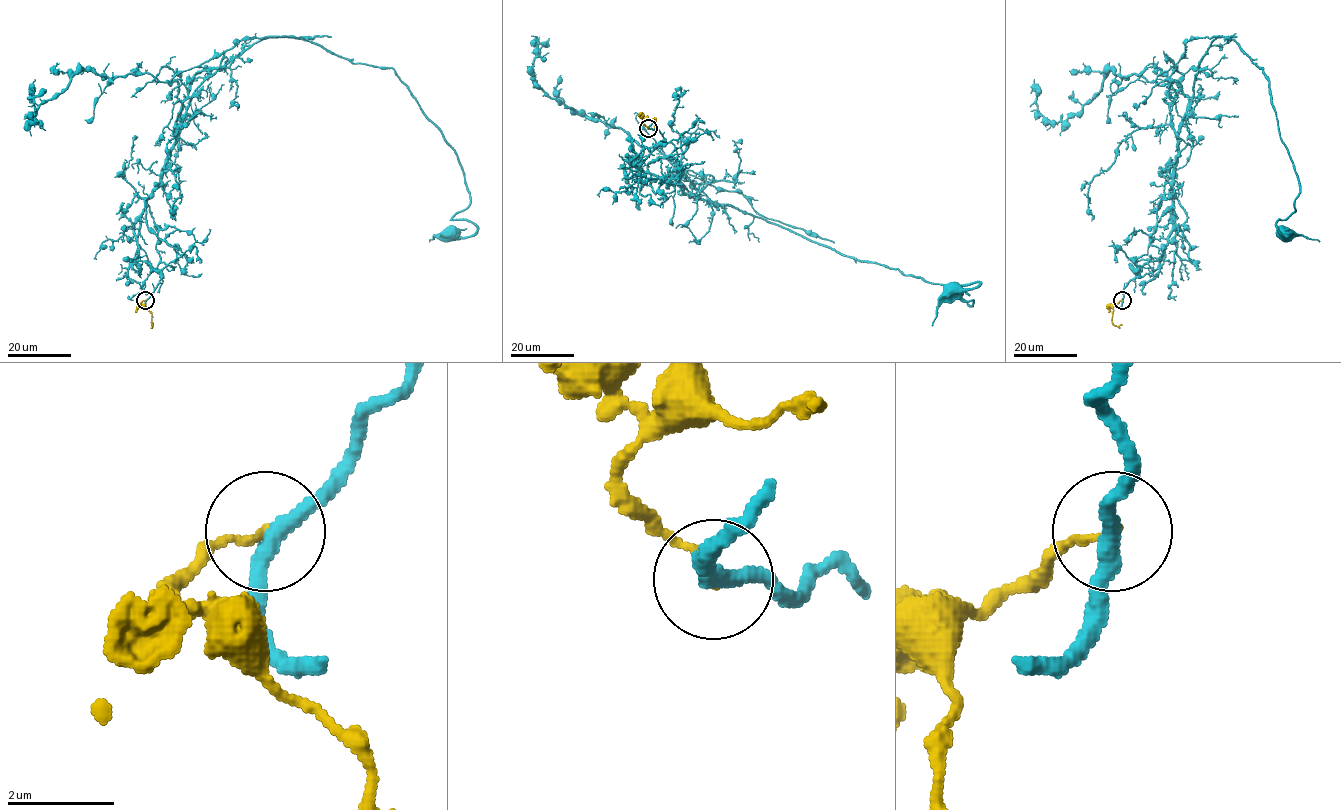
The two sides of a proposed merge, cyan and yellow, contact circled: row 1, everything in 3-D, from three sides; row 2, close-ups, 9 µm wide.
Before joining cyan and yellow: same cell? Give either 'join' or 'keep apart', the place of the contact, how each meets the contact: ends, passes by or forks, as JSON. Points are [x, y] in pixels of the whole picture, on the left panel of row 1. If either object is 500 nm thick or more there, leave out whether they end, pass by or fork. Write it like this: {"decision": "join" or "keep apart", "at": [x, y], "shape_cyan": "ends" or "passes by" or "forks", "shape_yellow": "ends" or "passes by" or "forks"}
{"decision": "keep apart", "at": [145, 300], "shape_cyan": "passes by", "shape_yellow": "ends"}

